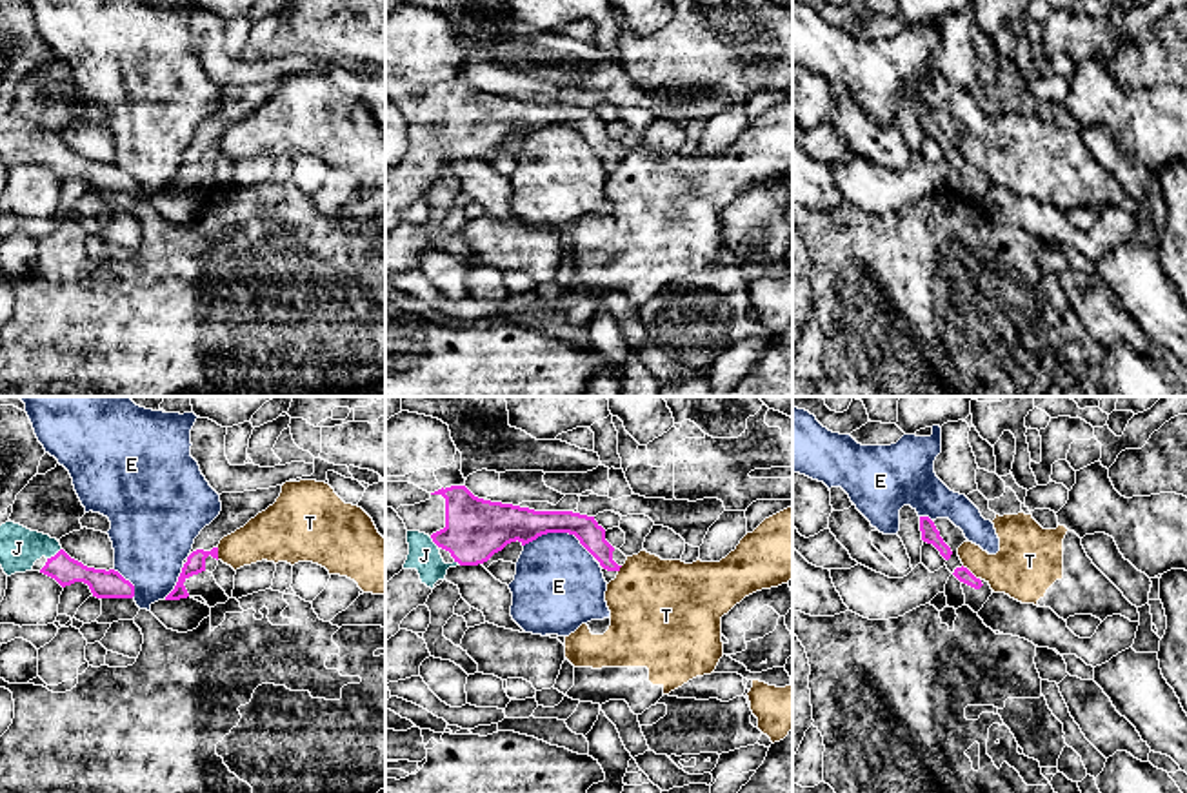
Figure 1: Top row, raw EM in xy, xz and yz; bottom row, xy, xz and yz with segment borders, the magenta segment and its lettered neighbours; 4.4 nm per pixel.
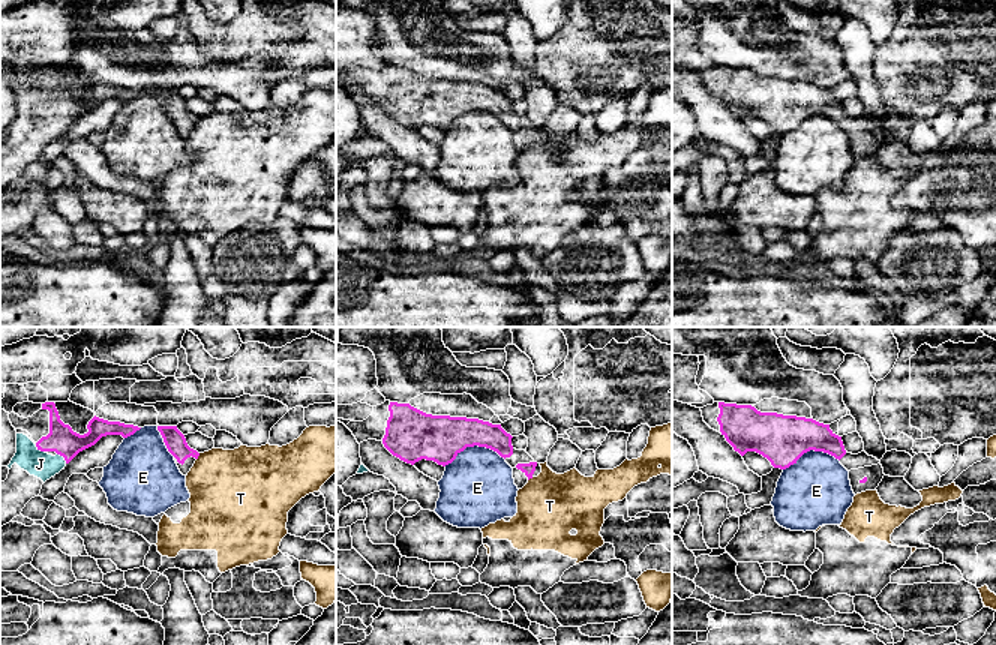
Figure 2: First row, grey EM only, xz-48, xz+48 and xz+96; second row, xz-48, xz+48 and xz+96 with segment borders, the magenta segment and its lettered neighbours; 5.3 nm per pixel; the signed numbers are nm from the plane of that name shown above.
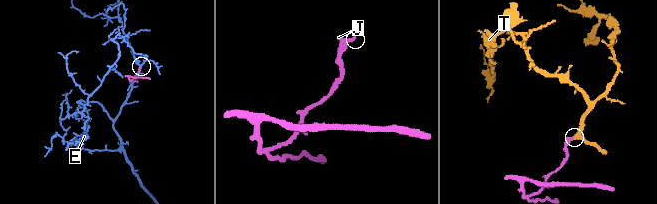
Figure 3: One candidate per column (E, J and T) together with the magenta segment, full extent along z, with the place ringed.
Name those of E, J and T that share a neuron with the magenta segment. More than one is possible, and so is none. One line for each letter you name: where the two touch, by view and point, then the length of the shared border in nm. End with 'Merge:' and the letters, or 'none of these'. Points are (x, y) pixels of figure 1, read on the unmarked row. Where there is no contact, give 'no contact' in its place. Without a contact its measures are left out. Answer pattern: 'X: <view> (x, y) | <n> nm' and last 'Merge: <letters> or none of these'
J: xy (55, 148) | 80 nm
Merge: J

